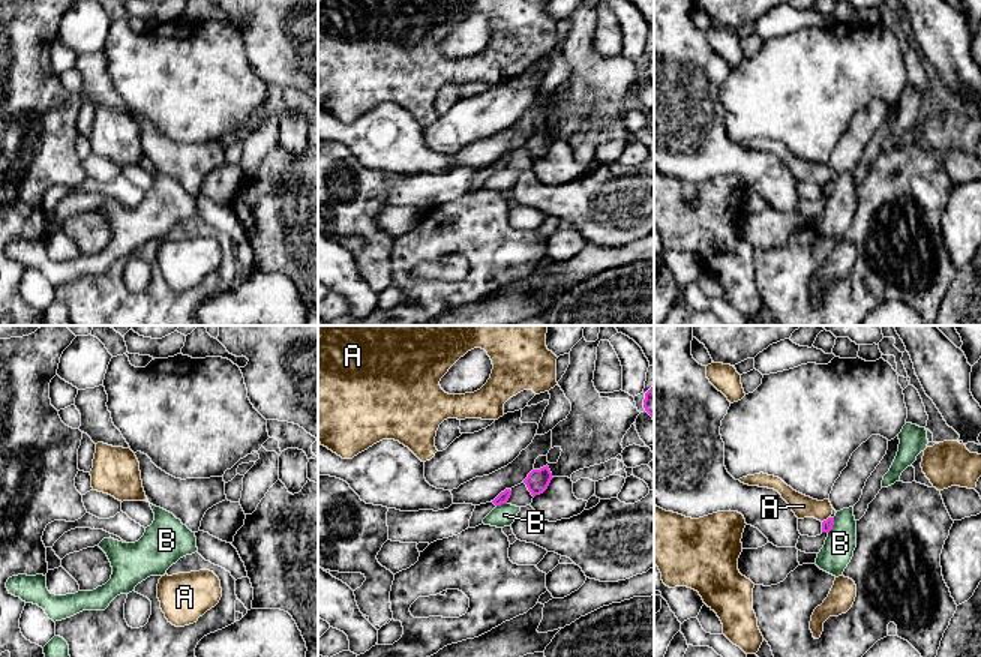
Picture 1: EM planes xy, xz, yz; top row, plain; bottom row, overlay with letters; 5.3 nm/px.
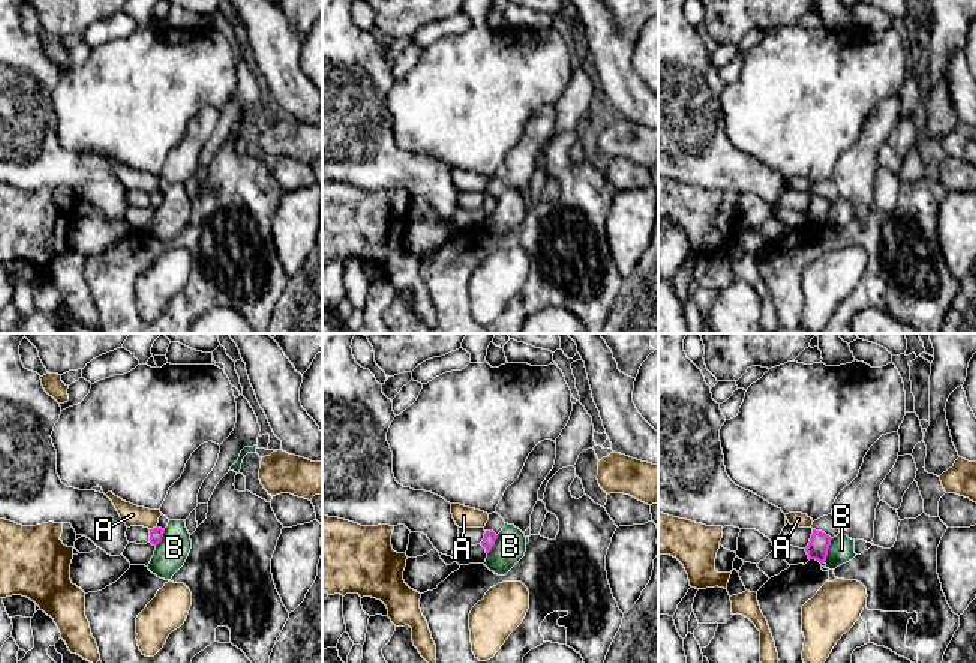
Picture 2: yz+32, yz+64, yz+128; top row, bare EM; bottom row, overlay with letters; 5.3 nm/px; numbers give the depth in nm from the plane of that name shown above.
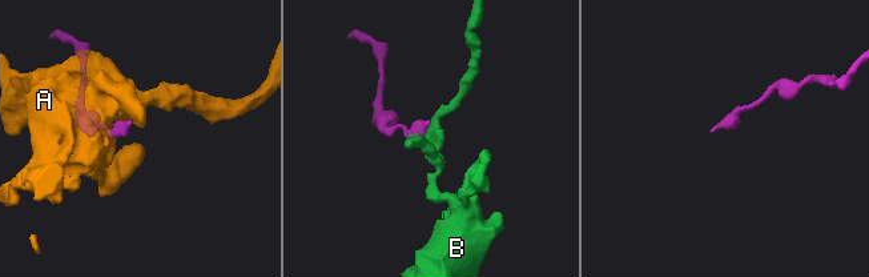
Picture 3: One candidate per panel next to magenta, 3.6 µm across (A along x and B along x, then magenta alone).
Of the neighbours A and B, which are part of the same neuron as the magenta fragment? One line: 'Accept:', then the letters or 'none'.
Accept: none

